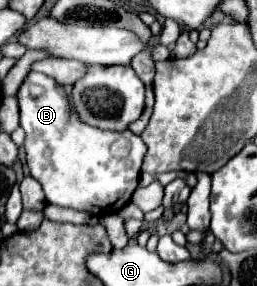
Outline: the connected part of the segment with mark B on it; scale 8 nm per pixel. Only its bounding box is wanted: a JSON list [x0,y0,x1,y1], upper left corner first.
[17,72,147,216]

